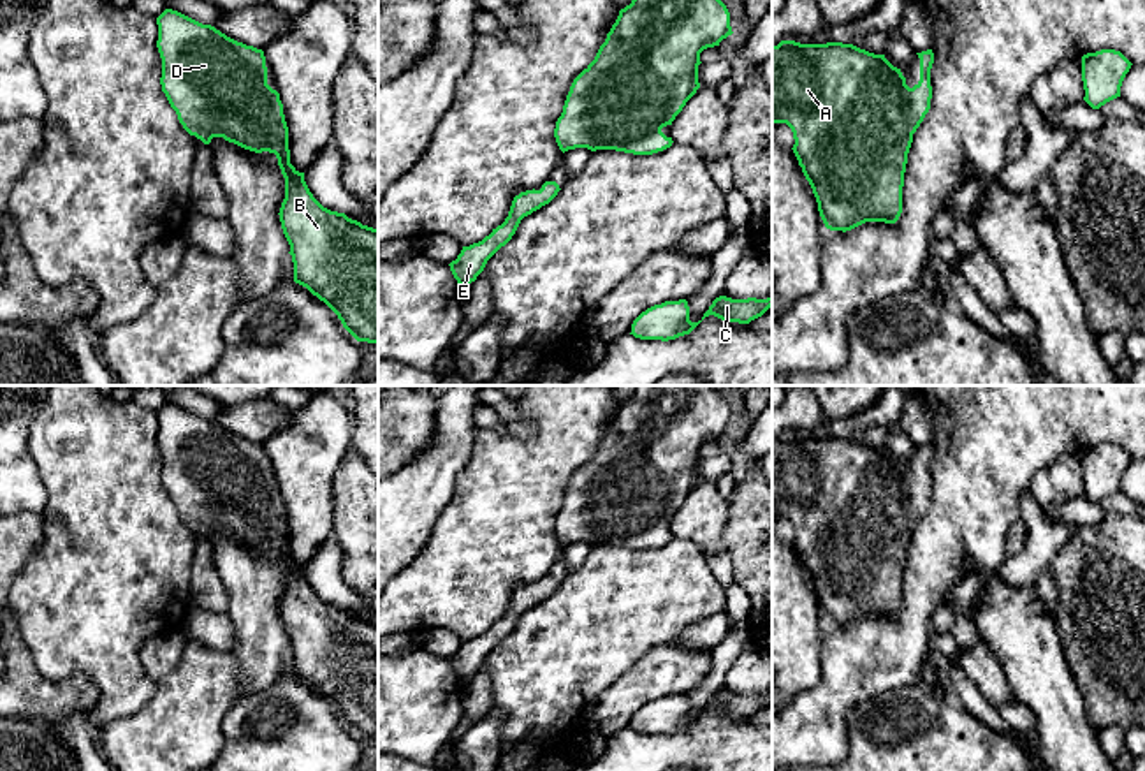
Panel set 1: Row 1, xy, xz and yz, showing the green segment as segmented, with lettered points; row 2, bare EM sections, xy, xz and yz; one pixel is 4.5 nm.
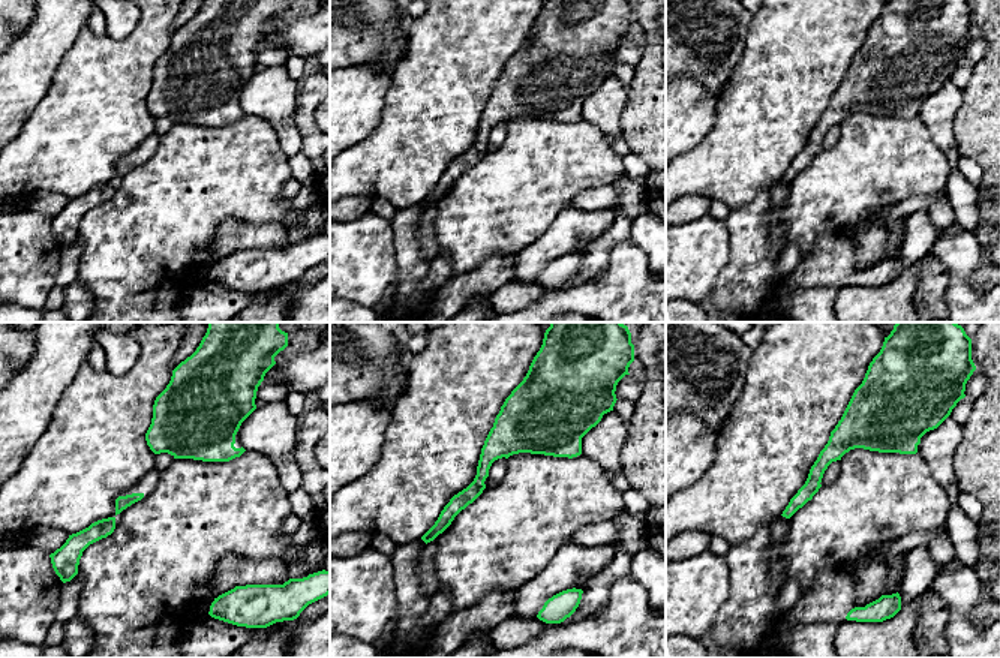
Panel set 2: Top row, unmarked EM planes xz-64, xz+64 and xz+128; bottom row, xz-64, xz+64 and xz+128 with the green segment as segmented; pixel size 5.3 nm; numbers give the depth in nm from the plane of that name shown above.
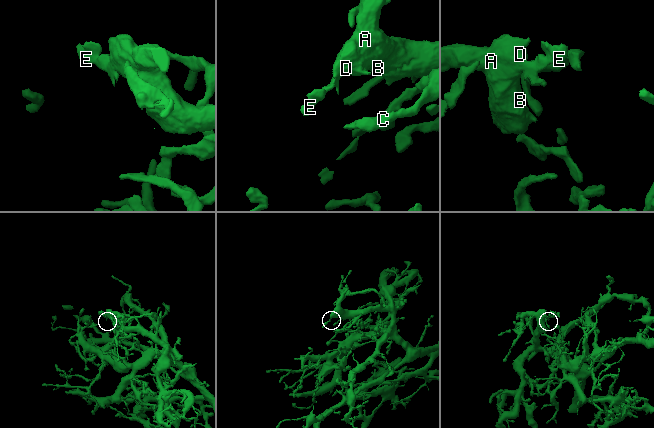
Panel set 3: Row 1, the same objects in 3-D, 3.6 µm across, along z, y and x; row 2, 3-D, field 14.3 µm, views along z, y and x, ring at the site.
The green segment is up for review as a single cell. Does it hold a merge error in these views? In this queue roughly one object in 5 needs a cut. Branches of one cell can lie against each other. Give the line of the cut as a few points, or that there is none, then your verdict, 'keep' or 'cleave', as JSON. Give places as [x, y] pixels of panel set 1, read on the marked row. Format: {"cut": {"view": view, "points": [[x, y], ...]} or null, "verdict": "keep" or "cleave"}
{"cut": null, "verdict": "keep"}

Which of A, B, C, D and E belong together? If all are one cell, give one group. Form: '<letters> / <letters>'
A B C D E

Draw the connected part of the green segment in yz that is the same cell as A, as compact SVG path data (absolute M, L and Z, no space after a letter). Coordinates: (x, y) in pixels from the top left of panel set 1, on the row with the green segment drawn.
M781 40L772 46L772 125L786 123L793 132L793 153L818 202L820 217L830 231L851 231L865 222L895 224L902 213L902 187L913 134L930 109L932 49L916 53L920 81L909 88L901 69L885 55L853 44L800 44Z

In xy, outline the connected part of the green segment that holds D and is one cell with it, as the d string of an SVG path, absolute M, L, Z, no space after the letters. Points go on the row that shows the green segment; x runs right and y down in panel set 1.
M165 9L157 25L162 92L183 128L204 144L223 137L244 150L276 155L285 178L285 199L278 215L290 245L294 282L324 301L357 341L378 343L378 229L324 208L310 192L304 173L290 164L283 104L280 93L267 84L264 51L172 9Z

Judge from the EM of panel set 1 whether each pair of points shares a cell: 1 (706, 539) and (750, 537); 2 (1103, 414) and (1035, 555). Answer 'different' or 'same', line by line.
1: different
2: different

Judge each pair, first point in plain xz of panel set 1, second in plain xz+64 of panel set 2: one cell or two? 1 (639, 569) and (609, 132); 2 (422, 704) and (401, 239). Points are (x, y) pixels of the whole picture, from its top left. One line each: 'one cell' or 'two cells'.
1: two cells
2: two cells

